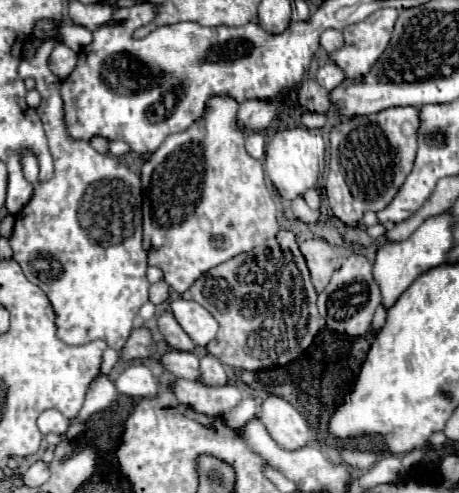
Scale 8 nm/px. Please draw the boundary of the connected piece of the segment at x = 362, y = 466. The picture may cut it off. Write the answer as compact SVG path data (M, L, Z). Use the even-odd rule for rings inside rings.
M342 449L340 451L340 459L350 465L352 469L360 469L360 471L366 471L370 469L374 463L376 463L376 455L374 453L362 453L362 451L346 451Z

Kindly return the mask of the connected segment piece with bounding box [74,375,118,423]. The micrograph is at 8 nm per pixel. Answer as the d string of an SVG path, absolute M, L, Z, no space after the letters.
M100 375L90 385L88 395L86 395L86 401L84 401L80 413L74 419L80 421L80 423L86 423L94 413L108 411L116 403L118 403L118 399L116 399L116 387L114 387L114 383L106 375Z

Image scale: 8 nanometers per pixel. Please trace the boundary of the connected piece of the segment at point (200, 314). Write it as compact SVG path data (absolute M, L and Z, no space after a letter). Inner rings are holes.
M176 299L172 301L172 313L178 319L180 327L194 339L198 347L204 347L208 341L216 337L218 323L216 319L196 301L186 301L186 299Z

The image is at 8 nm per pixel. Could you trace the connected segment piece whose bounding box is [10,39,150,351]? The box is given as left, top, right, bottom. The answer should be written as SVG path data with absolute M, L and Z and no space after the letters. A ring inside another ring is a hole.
M44 39L34 57L23 57L18 65L18 73L22 79L36 79L36 91L42 97L38 117L42 119L50 153L54 159L54 177L46 183L34 185L34 195L30 203L18 213L14 223L14 239L10 237L10 245L14 251L14 259L22 267L24 275L46 291L54 313L58 339L66 345L82 345L92 343L94 339L102 339L108 347L120 351L134 329L134 319L144 301L148 301L148 279L146 279L146 251L142 249L142 187L140 177L134 175L120 161L110 159L108 155L100 155L86 141L72 141L64 129L64 109L60 99L60 79L48 69L50 51L62 41Z

